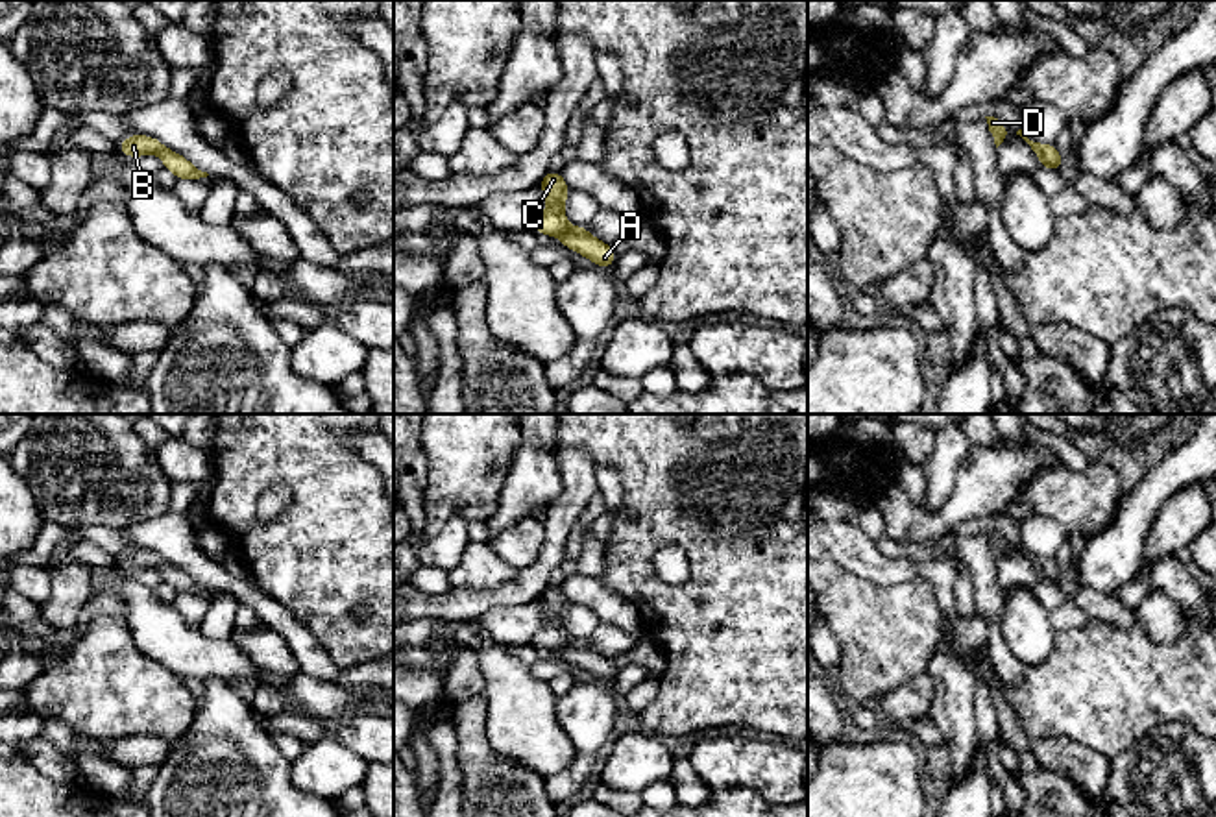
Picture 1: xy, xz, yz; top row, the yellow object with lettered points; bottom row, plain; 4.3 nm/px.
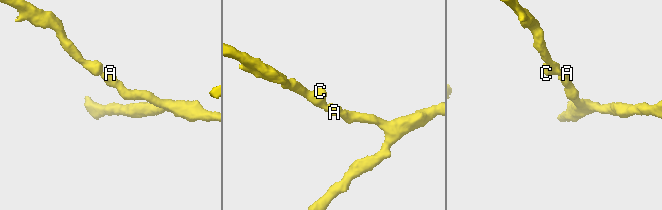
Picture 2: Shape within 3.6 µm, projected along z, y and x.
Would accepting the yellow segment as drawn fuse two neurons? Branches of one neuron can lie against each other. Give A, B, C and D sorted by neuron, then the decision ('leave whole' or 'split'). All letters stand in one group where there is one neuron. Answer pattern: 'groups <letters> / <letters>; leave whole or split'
groups A B C D; leave whole

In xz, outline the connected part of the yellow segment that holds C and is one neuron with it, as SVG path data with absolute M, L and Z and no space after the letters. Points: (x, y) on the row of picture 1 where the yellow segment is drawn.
M547 172L538 187L547 196L549 205L545 213L536 220L532 231L558 237L560 244L591 259L595 266L610 268L615 261L612 246L591 237L584 226L571 227L567 224L564 214L564 201L571 189L565 185L562 174Z

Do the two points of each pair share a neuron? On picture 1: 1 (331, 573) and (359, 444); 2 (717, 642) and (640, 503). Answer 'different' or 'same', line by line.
1: different
2: same

